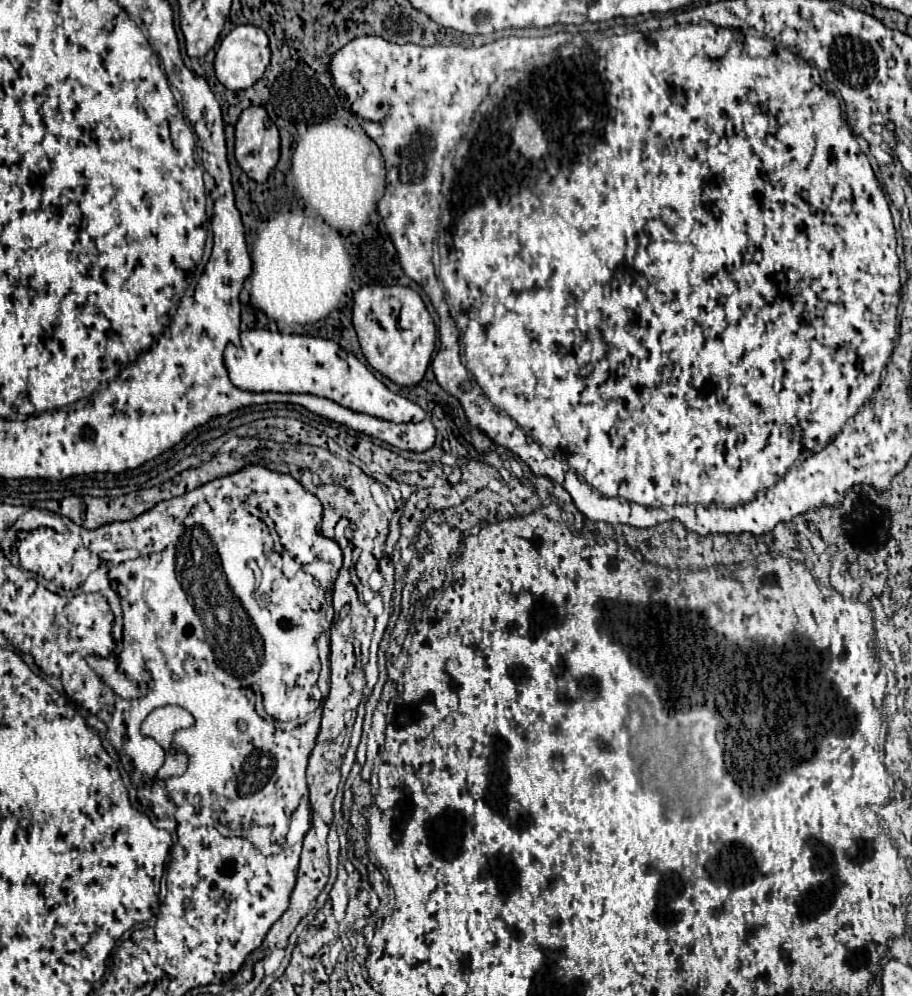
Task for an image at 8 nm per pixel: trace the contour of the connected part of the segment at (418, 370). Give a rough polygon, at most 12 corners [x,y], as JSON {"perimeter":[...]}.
{"perimeter":[[364,286],[352,322],[368,364],[418,384],[436,326],[418,292]]}

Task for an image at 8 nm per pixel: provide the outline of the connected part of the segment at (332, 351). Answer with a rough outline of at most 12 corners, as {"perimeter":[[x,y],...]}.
{"perimeter":[[248,330],[224,364],[242,390],[316,394],[420,422],[334,340]]}

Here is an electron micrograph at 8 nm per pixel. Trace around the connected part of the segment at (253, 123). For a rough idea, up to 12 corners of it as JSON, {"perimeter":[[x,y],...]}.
{"perimeter":[[262,106],[236,122],[236,160],[264,182],[280,138]]}

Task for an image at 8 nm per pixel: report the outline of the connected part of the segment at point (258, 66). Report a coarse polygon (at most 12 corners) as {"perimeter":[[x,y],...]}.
{"perimeter":[[228,32],[214,58],[220,84],[246,90],[270,64],[268,36]]}

